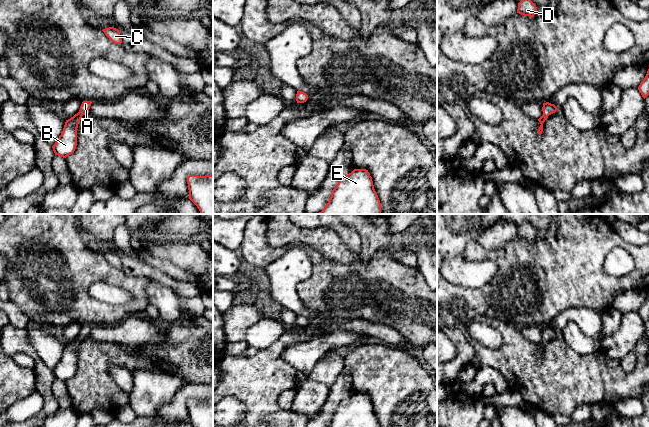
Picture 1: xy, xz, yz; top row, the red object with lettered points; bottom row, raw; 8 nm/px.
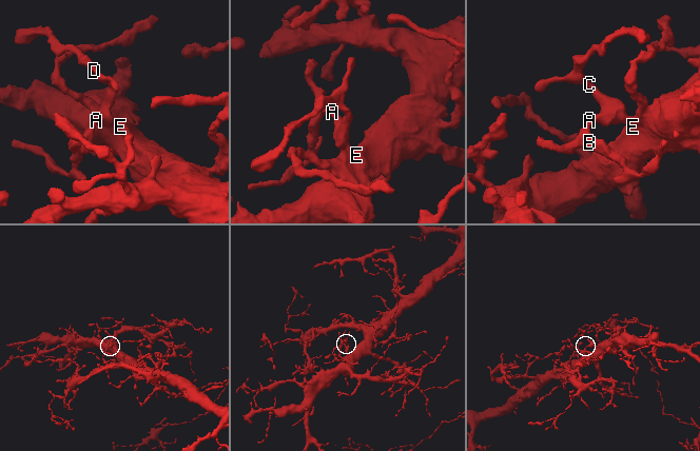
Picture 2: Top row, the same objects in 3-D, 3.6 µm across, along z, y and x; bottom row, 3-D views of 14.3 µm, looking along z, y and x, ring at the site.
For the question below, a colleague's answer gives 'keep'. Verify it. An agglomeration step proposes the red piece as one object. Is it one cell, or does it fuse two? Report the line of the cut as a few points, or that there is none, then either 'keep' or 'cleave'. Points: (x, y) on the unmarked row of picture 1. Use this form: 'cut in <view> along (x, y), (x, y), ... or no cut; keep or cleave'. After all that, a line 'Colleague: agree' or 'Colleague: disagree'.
no cut; keep
Colleague: agree

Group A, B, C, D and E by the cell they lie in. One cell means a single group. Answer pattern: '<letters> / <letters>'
A B C D E

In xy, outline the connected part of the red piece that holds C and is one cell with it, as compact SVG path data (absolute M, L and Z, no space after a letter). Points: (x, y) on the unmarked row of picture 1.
M114 251L105 252L102 254L105 259L111 264L114 268L121 268L122 263L118 253Z

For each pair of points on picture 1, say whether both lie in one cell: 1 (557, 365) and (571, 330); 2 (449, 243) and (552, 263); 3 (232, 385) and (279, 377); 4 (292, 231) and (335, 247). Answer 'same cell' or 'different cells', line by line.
1: different cells
2: different cells
3: same cell
4: same cell

